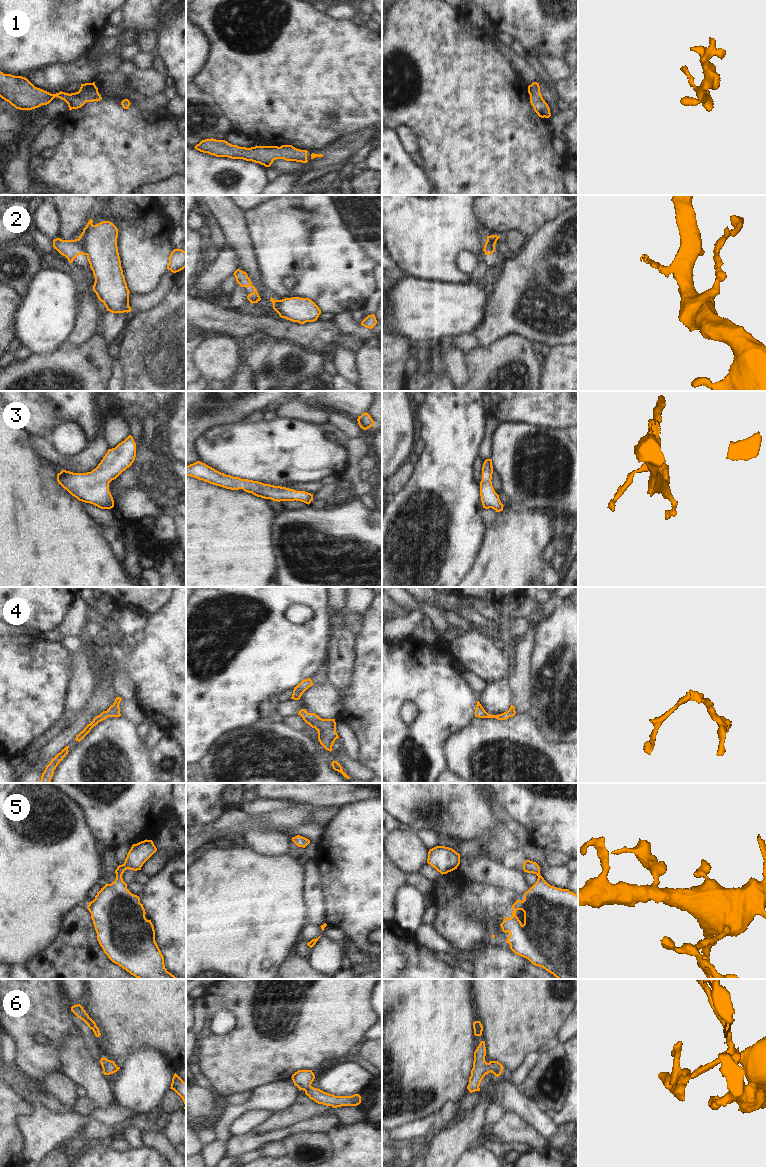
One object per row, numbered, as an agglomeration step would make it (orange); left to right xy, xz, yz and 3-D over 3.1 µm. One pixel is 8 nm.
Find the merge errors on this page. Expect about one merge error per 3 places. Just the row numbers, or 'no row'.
2

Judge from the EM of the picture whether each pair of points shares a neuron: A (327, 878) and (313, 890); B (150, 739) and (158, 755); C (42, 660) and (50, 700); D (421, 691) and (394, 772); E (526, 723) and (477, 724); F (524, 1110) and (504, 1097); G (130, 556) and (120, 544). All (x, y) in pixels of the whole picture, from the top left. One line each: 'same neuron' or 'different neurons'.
A: different neurons
B: different neurons
C: same neuron
D: same neuron
E: same neuron
F: same neuron
G: different neurons

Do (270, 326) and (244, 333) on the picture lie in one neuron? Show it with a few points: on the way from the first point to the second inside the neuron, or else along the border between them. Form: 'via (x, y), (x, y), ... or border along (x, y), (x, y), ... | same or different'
via (264, 326), (250, 327) | same

